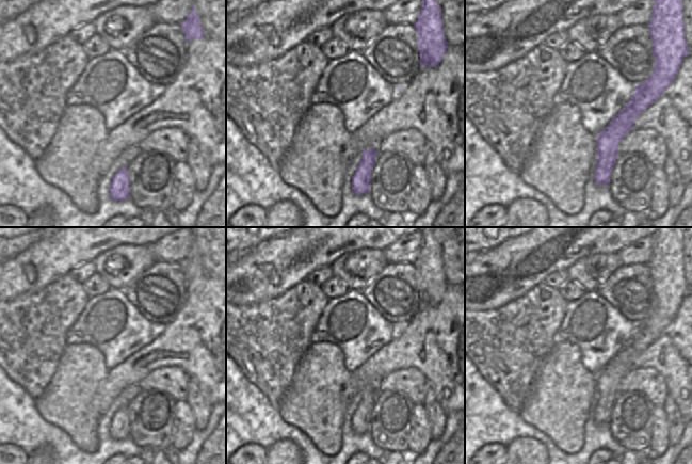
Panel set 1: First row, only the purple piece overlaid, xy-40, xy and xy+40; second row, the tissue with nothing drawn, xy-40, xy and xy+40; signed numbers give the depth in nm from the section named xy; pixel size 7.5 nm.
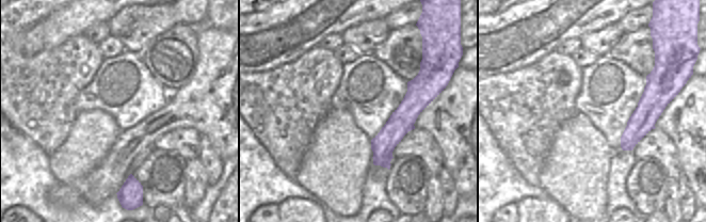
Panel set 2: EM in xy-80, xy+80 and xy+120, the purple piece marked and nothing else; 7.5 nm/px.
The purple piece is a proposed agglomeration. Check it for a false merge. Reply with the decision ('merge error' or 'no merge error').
no merge error

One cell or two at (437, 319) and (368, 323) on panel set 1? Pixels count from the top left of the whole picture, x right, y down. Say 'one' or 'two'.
two

